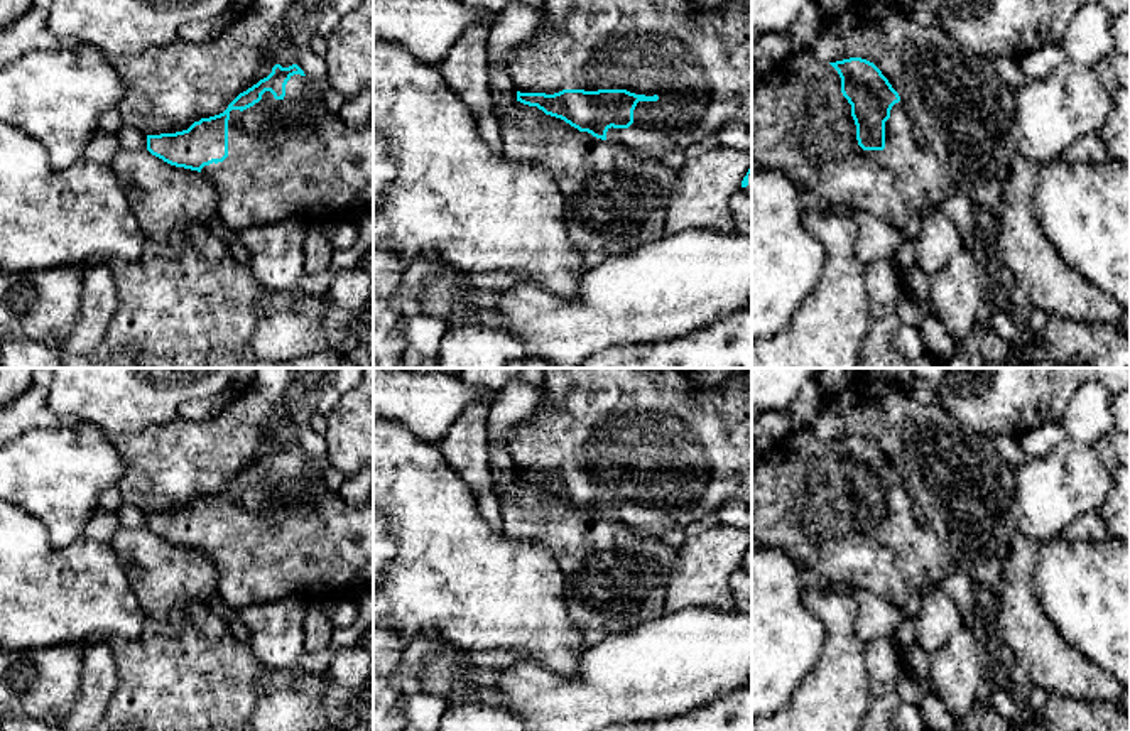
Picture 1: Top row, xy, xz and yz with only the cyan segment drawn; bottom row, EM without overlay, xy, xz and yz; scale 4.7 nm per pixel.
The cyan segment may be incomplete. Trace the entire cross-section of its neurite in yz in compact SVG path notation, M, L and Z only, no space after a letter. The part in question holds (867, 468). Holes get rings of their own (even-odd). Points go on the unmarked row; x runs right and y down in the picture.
M812 429L789 432L765 459L752 463L752 542L780 547L796 562L828 577L834 589L867 589L899 609L912 591L939 586L954 569L937 535L917 523L899 471L873 441L861 436L821 441Z

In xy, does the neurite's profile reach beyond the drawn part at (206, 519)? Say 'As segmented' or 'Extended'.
Extended

